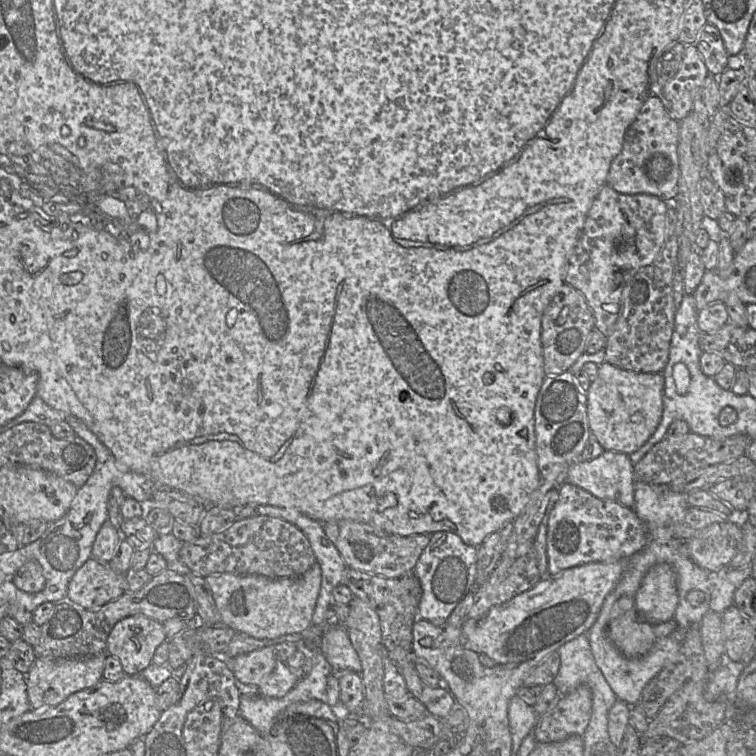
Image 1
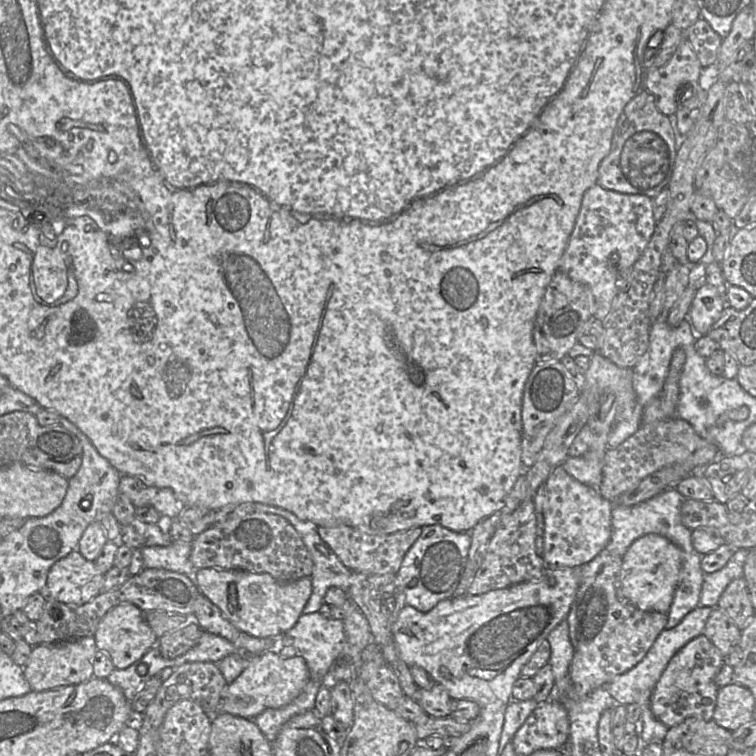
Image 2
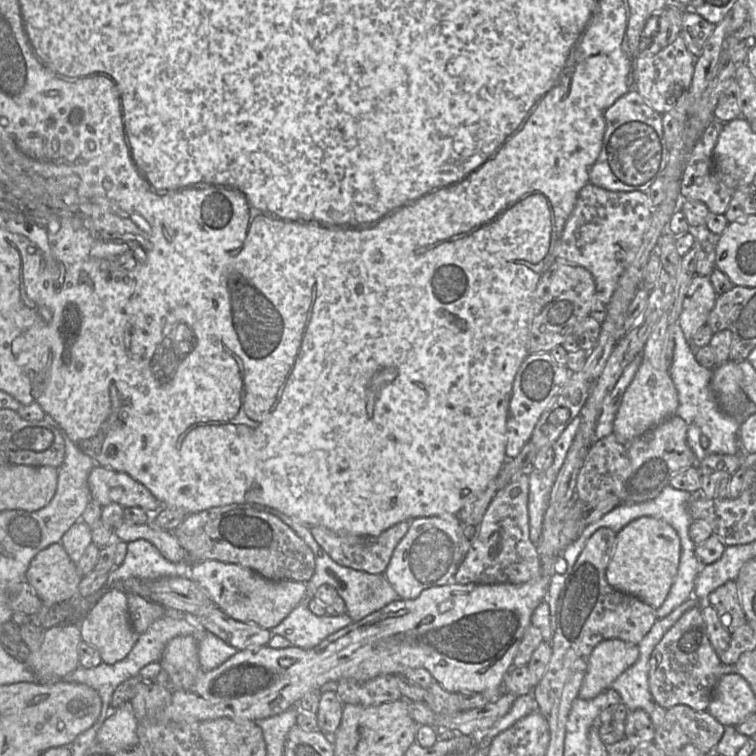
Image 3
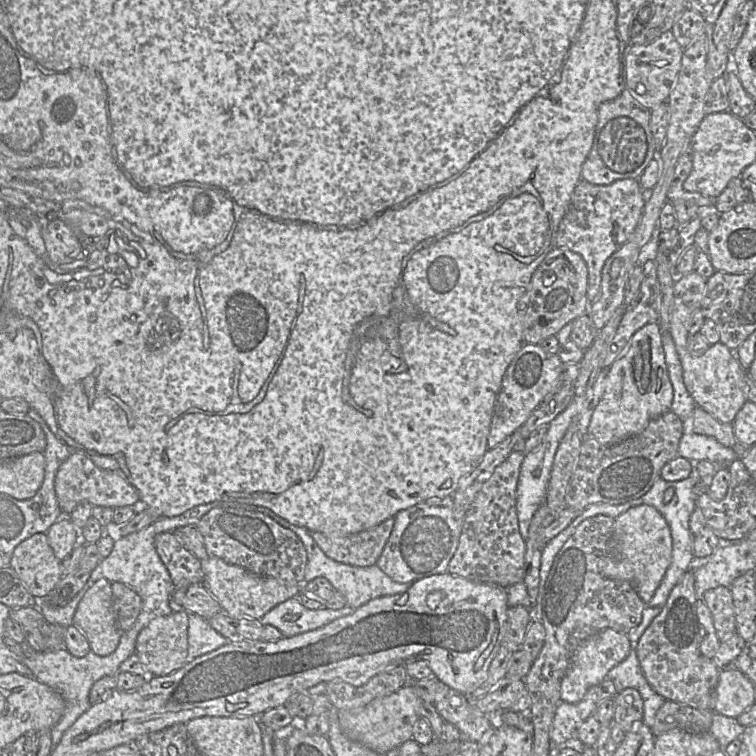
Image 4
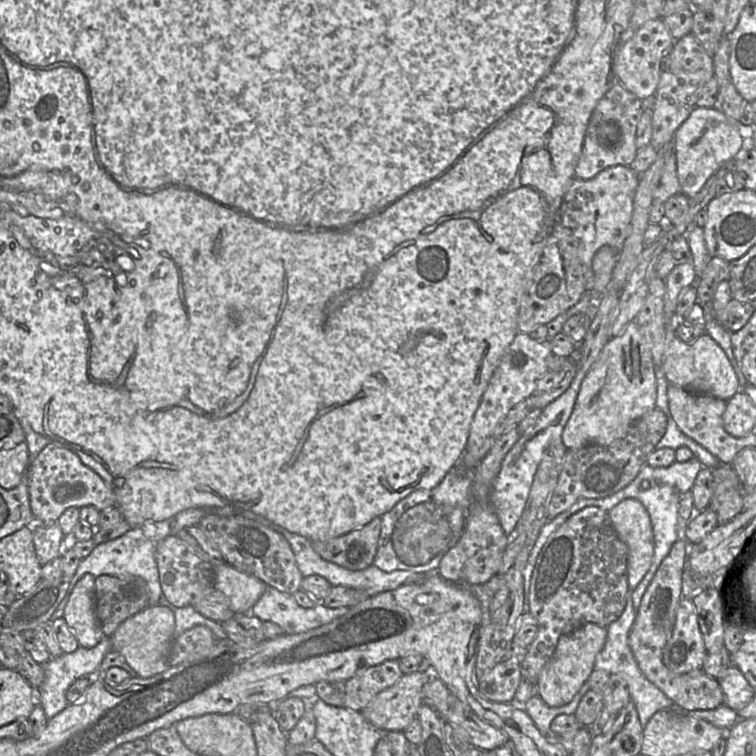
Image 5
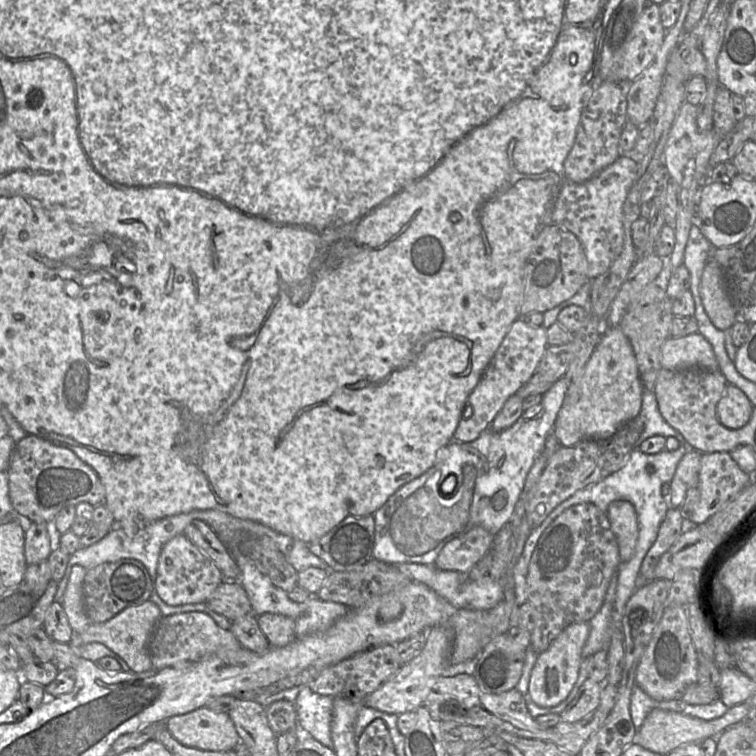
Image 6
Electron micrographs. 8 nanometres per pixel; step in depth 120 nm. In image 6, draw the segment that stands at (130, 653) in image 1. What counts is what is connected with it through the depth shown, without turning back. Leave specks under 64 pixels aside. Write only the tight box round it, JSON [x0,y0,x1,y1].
[61,565,91,633]

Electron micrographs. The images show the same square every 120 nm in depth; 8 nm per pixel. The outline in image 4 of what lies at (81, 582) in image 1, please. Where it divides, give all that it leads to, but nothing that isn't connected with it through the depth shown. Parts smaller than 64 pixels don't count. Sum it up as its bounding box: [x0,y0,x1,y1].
[10,533,63,600]

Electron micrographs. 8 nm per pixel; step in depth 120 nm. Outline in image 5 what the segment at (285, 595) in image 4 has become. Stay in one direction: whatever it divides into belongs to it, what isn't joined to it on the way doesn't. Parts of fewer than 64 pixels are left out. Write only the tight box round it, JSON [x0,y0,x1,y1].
[213,563,267,614]

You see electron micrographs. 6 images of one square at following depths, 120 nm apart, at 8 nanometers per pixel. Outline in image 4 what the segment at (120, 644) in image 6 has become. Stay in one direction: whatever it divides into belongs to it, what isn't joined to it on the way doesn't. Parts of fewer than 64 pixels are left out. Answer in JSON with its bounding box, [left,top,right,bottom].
[134,608,189,676]

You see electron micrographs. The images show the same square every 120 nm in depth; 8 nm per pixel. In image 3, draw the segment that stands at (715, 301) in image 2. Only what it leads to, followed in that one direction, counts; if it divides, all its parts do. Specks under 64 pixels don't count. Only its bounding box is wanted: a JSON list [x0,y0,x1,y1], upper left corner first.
[678,276,717,348]

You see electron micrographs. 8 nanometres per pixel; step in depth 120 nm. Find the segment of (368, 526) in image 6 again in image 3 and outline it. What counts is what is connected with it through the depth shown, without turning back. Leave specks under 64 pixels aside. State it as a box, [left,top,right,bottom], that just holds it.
[309,521,411,574]

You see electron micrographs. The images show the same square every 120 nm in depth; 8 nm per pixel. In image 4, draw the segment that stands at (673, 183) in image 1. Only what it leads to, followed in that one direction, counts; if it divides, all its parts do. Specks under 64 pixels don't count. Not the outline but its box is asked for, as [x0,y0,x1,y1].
[581,88,656,185]

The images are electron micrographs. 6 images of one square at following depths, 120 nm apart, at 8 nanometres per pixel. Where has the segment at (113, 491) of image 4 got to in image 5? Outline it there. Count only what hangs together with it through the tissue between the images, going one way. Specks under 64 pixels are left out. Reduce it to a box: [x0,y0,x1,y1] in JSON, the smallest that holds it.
[25,442,116,522]

